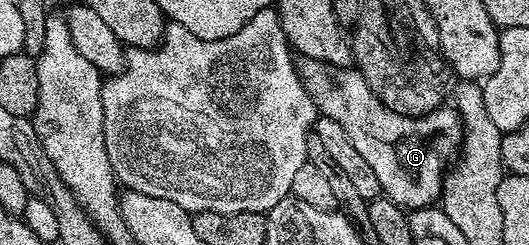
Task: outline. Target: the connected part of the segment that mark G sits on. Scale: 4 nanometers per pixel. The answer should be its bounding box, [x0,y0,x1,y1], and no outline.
[297,58,463,209]

